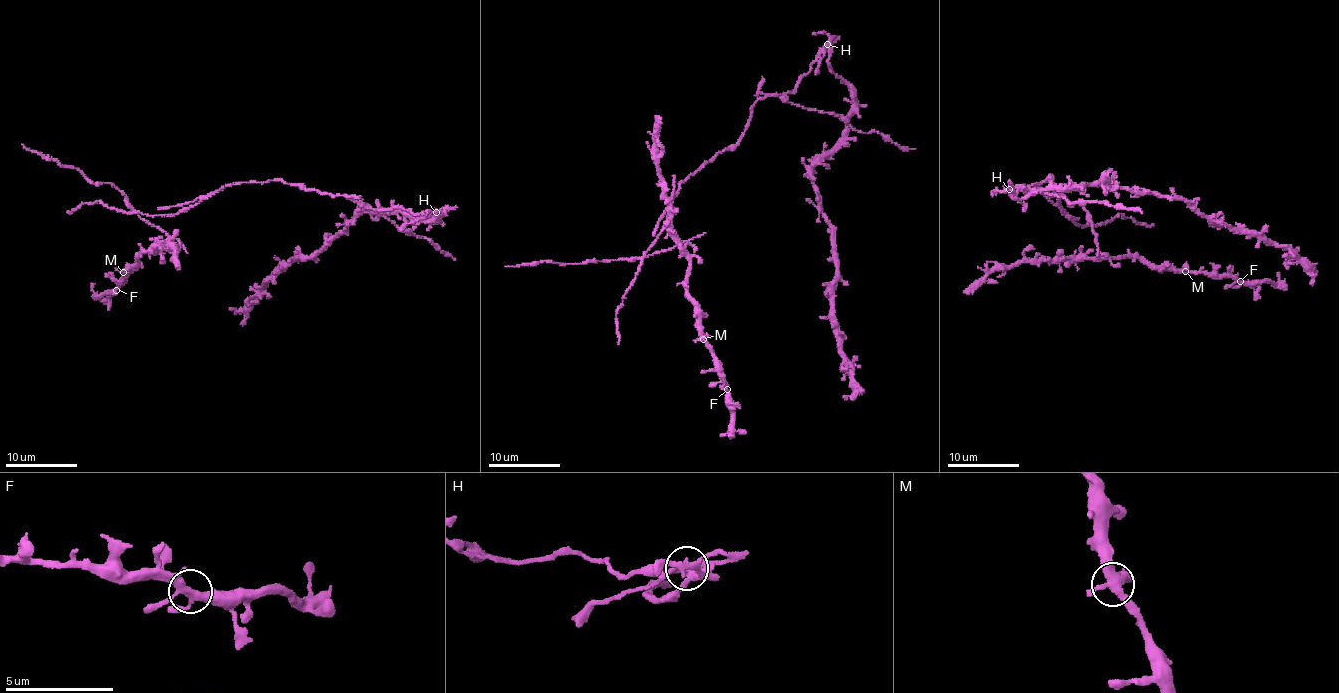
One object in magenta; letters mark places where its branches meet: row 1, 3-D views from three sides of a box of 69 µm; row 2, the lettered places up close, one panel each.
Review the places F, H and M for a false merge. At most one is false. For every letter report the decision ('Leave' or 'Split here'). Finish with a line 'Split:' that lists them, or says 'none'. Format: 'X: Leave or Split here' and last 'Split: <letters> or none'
F: Leave
H: Split here
M: Leave
Split: H

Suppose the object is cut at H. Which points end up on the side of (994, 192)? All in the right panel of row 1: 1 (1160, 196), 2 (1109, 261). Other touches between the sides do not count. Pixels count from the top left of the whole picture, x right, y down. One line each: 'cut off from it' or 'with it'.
1: with it
2: with it

